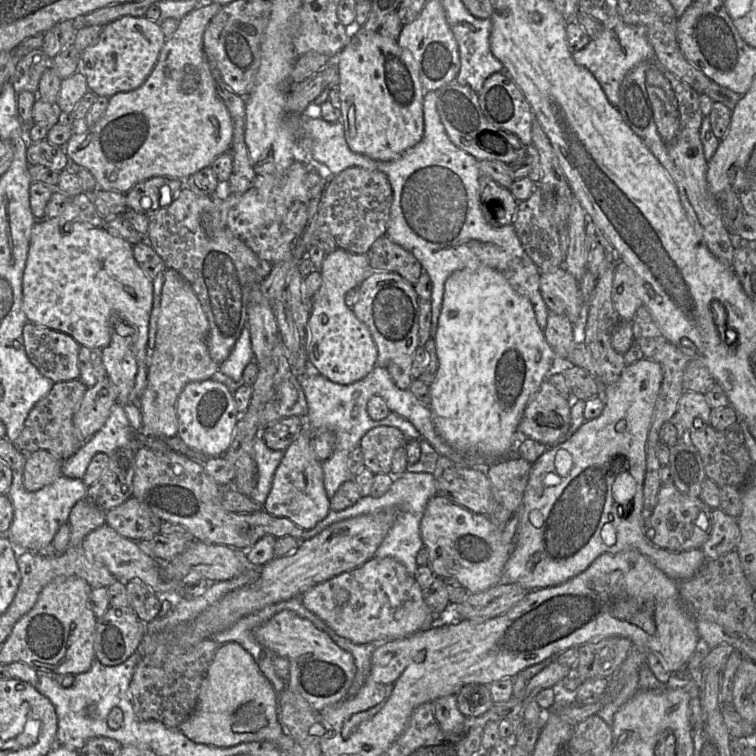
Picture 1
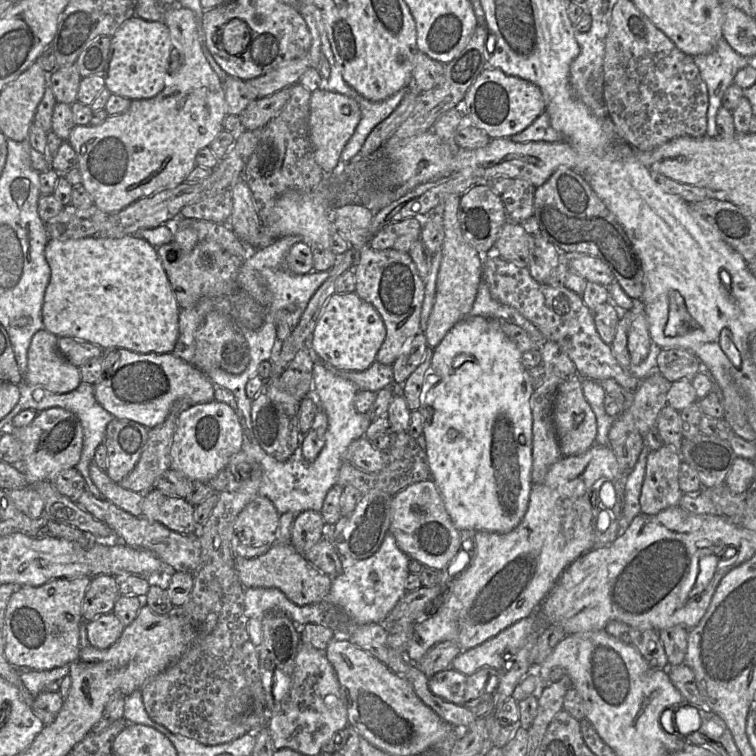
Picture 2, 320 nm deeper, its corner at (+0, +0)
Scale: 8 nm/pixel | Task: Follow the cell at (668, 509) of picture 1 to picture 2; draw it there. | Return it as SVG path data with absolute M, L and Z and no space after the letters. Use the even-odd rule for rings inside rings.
M668 445L649 452L640 494L641 513L656 515L679 505L683 495L679 487L681 462L679 451Z

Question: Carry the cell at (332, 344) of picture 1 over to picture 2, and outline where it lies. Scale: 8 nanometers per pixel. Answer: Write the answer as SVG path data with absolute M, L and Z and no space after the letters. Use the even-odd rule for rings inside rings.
M355 292L334 293L327 300L311 336L312 348L324 362L340 370L364 371L375 361L386 337L377 310Z

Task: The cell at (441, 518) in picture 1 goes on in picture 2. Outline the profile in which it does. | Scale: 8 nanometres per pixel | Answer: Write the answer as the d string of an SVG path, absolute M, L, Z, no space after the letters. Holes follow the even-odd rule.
M432 478L413 483L393 496L389 532L394 535L398 547L410 559L440 571L447 569L462 548L460 531L453 525Z

